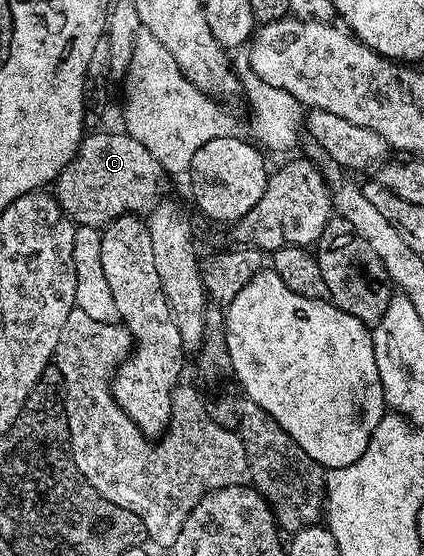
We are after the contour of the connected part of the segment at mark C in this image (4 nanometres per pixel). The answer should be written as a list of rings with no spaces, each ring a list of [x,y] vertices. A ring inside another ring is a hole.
[[[124,131],[92,133],[82,137],[77,154],[69,160],[67,167],[57,176],[55,196],[61,205],[61,210],[73,220],[74,226],[86,225],[100,230],[104,230],[105,226],[128,213],[141,215],[153,210],[157,202],[162,200],[161,184],[167,180],[167,177],[161,165],[151,155],[151,151],[147,151],[147,147],[139,143],[139,139],[135,139],[130,133]]]

